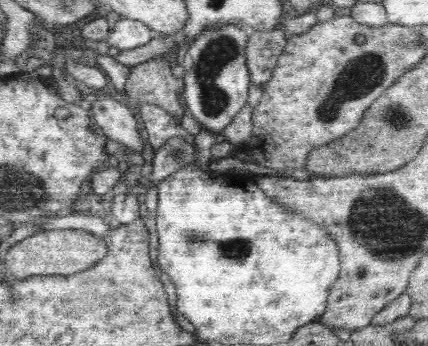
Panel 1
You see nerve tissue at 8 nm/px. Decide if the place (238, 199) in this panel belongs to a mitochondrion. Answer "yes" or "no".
no

